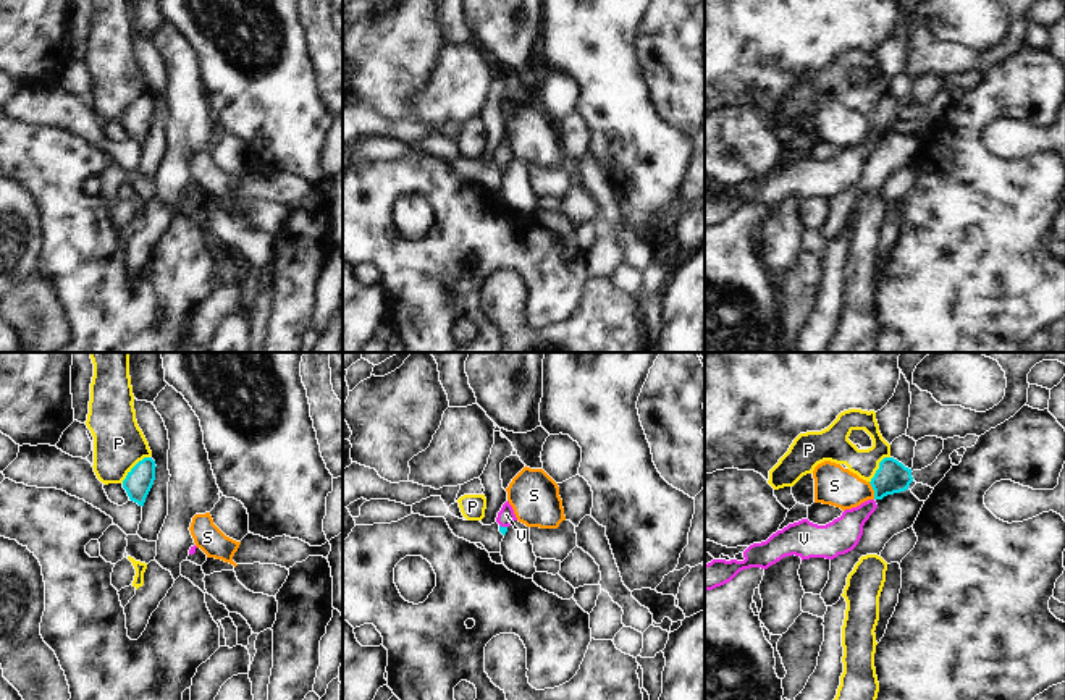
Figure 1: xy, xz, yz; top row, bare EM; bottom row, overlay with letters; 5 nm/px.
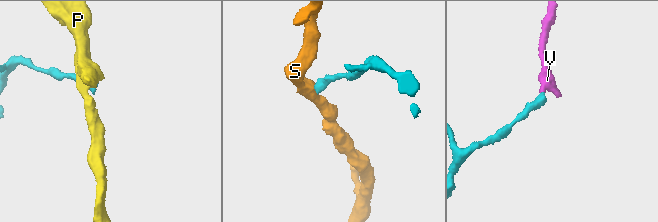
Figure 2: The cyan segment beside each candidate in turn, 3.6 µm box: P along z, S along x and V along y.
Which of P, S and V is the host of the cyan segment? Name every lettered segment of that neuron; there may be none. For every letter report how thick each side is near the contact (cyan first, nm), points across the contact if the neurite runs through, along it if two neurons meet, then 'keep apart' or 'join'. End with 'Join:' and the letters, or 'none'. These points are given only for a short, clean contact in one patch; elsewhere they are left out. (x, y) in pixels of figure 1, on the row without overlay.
P: 140/260 nm | along xy (149, 94), (144, 94), (122, 120) | keep apart
S: 160/200 nm | along yz (868, 120), (875, 136) | keep apart
V: 40/80 nm | across xz (503, 168), (503, 165), (506, 152) | join
Join: V

